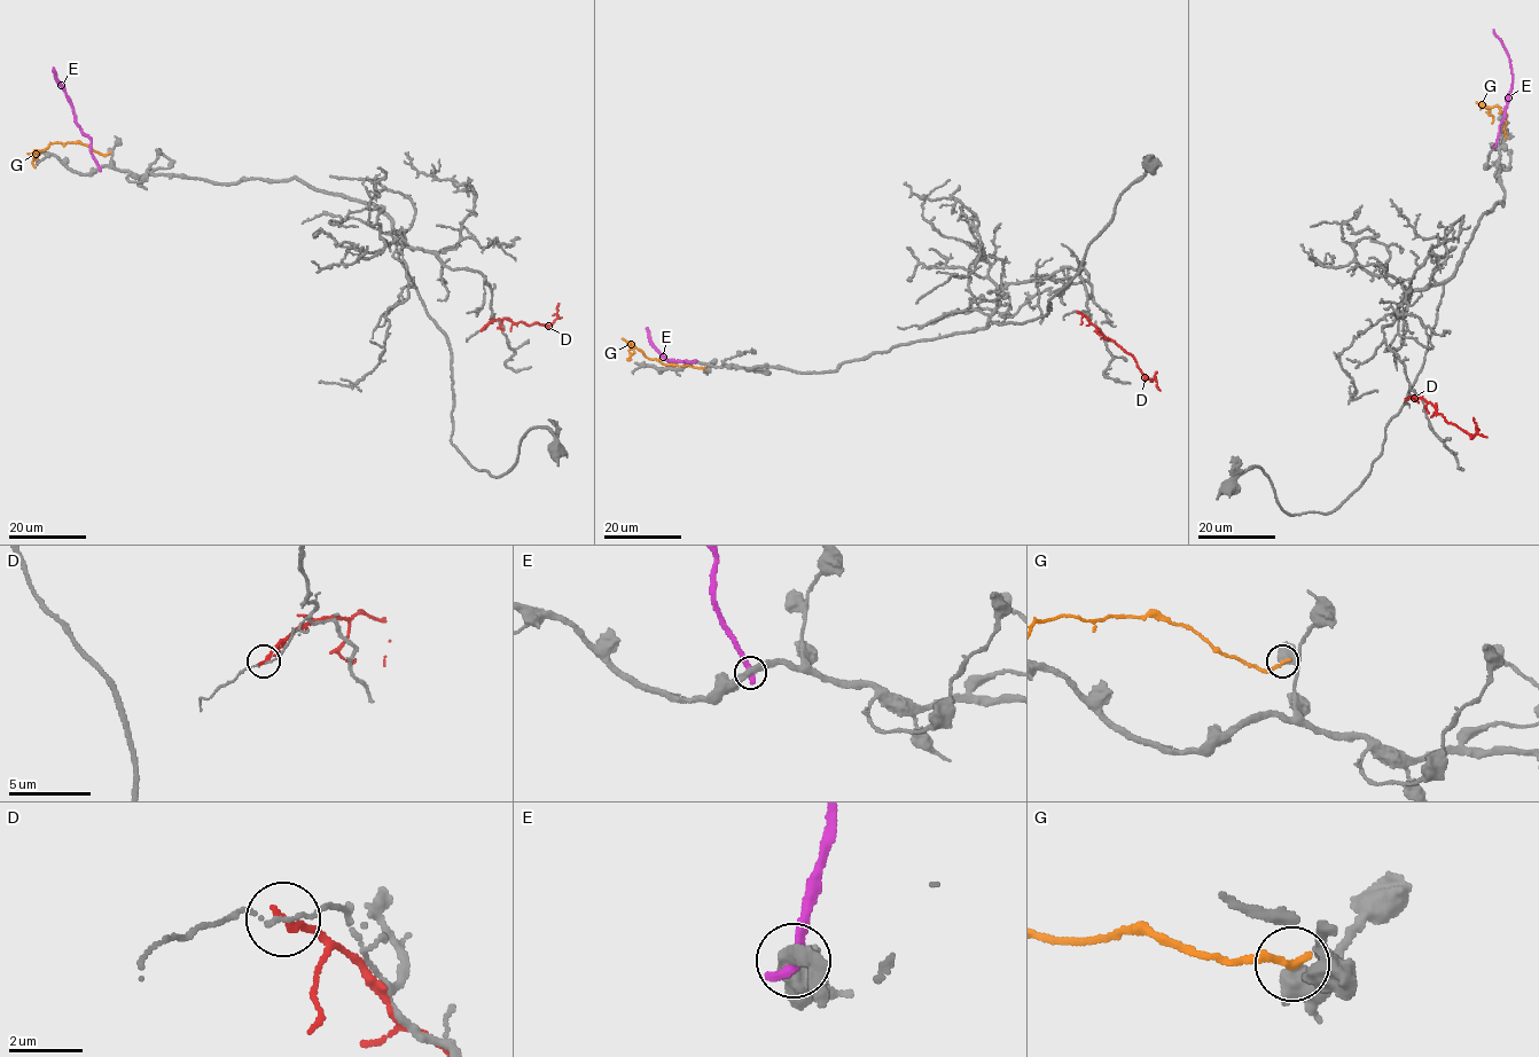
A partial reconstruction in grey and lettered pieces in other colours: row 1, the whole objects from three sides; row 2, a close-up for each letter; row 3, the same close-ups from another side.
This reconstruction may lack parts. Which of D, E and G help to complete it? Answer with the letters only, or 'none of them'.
none of them

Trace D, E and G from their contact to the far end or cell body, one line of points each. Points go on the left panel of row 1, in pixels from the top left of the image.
D: (482, 329), (499, 319), (551, 326), (557, 318), (559, 303)
E: (100, 169), (91, 150), (91, 140), (76, 122), (72, 106), (53, 67)
G: (109, 153), (99, 154), (79, 142), (55, 142), (38, 153), (32, 162), (36, 167)

